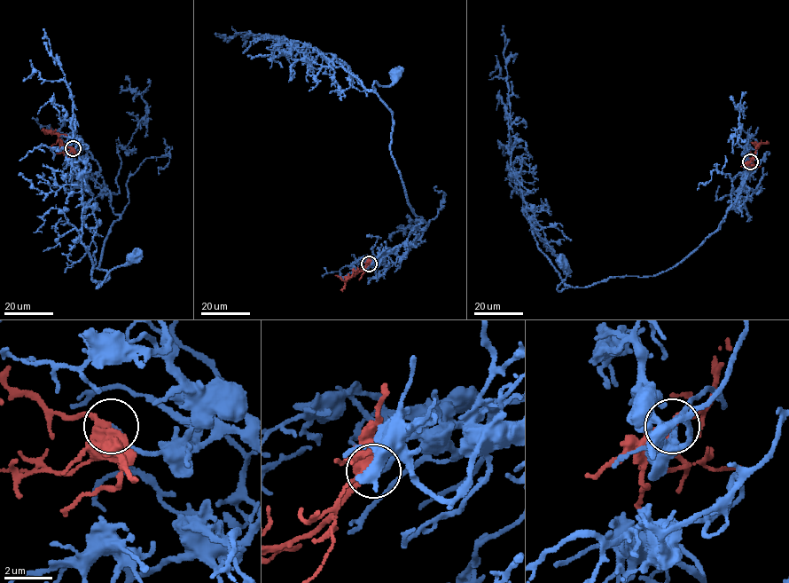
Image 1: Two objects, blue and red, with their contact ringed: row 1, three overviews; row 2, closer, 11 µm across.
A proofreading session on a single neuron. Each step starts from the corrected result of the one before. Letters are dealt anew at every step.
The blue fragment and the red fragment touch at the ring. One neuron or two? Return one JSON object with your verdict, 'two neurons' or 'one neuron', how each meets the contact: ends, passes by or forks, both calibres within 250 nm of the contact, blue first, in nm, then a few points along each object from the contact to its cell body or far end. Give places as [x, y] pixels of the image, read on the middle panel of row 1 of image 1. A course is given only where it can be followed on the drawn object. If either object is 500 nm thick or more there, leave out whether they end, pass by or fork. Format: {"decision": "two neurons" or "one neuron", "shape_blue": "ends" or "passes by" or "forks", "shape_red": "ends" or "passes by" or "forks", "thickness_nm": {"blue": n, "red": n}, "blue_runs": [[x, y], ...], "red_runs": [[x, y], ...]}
{"decision": "one neuron", "shape_blue": "ends", "shape_red": "passes by", "thickness_nm": {"blue": 220, "red": 360}, "blue_runs": [[369, 263], [422, 221], [390, 148], [392, 112], [372, 86], [390, 85], [396, 75]], "red_runs": [[369, 263], [346, 280], [335, 276]]}

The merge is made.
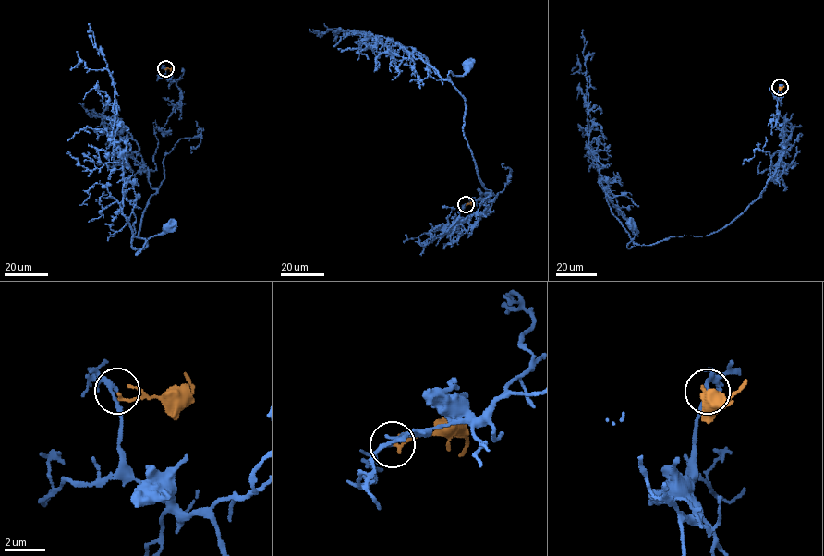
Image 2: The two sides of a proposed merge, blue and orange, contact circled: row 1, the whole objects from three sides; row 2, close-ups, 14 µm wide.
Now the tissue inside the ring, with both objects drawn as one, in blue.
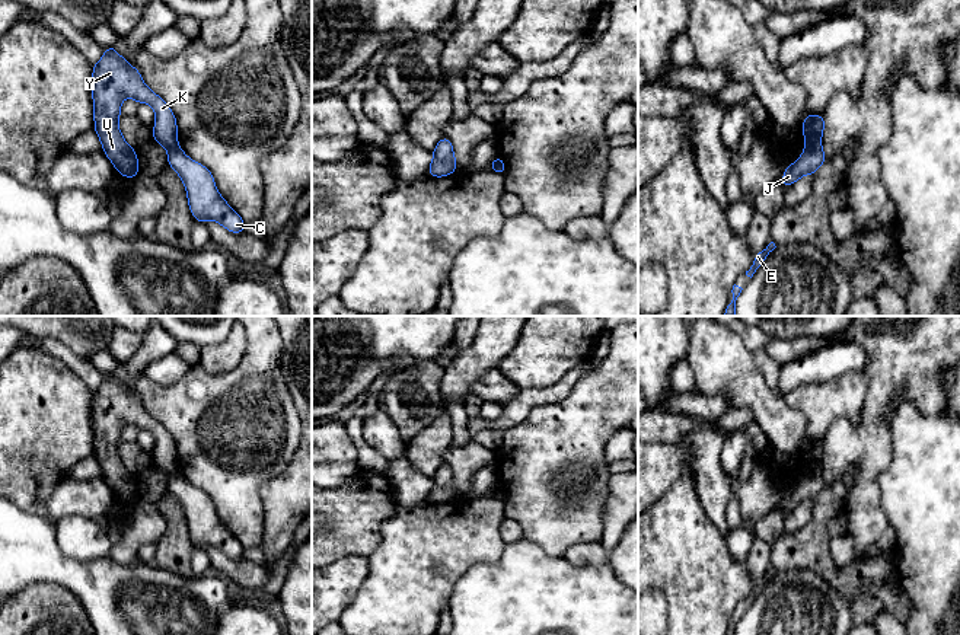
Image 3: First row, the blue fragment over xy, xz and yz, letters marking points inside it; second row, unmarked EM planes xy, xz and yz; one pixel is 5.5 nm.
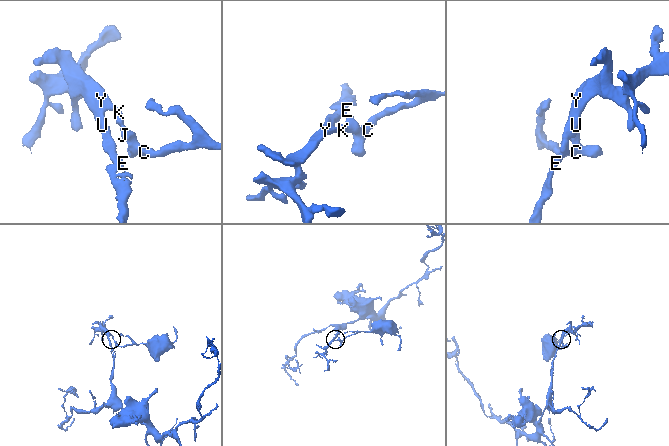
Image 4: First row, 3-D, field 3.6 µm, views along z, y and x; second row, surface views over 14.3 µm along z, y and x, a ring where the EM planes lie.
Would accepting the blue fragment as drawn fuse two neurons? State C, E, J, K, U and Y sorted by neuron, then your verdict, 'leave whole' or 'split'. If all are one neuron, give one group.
C J / E K U Y; split

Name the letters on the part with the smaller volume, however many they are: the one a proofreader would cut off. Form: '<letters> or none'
C, J

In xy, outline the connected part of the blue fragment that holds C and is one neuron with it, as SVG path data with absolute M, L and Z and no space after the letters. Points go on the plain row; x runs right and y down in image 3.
M179 472L168 475L168 491L181 502L188 523L188 533L195 548L214 546L232 559L245 559L243 545L219 520L213 500L198 488L189 485Z

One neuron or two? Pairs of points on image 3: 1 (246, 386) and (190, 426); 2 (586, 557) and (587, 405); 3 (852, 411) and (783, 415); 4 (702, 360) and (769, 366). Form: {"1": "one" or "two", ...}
{"1": "one", "2": "two", "3": "two", "4": "two"}

